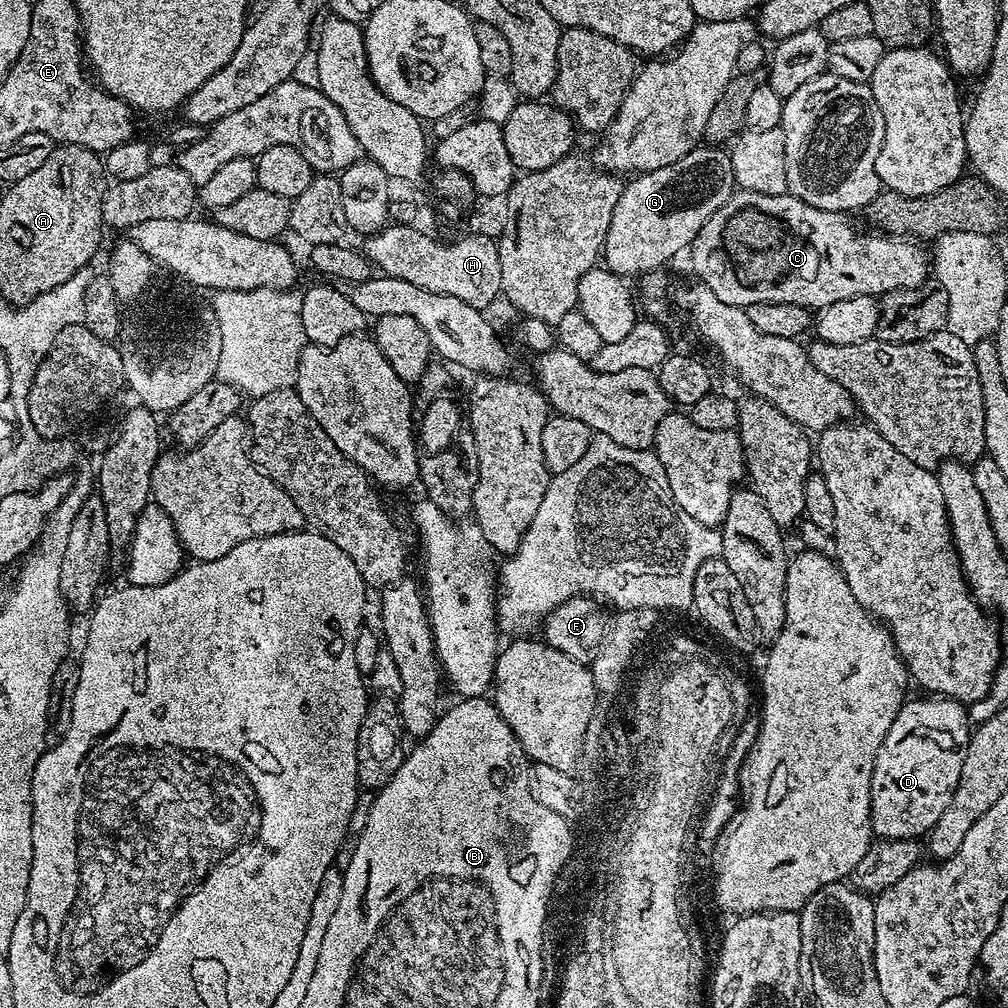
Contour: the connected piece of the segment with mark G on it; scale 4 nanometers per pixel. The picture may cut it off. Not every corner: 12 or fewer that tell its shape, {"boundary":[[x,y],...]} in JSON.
{"boundary":[[697,146],[621,189],[602,253],[625,278],[687,251],[736,191]]}

